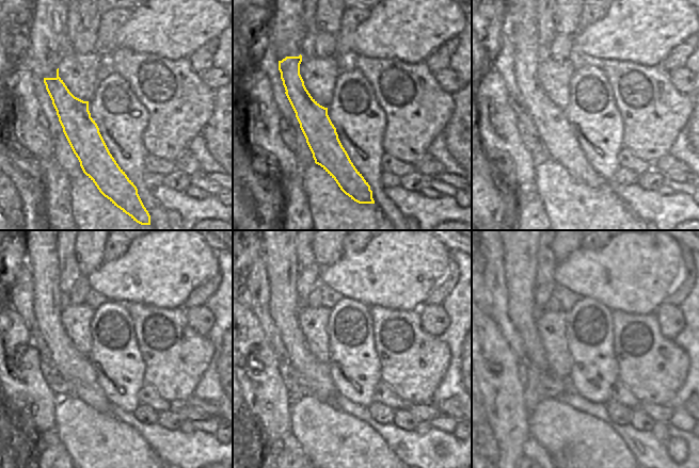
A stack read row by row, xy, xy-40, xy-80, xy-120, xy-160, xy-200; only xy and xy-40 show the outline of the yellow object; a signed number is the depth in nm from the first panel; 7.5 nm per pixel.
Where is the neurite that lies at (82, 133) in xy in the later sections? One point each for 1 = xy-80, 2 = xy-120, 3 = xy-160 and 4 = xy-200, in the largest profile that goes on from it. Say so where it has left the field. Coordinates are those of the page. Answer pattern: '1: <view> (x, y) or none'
1: xy-80 (555, 132)
2: xy-120 (41, 252)
3: xy-160 (279, 252)
4: xy-200 (519, 252)

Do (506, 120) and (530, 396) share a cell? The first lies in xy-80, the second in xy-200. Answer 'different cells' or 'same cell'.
different cells

